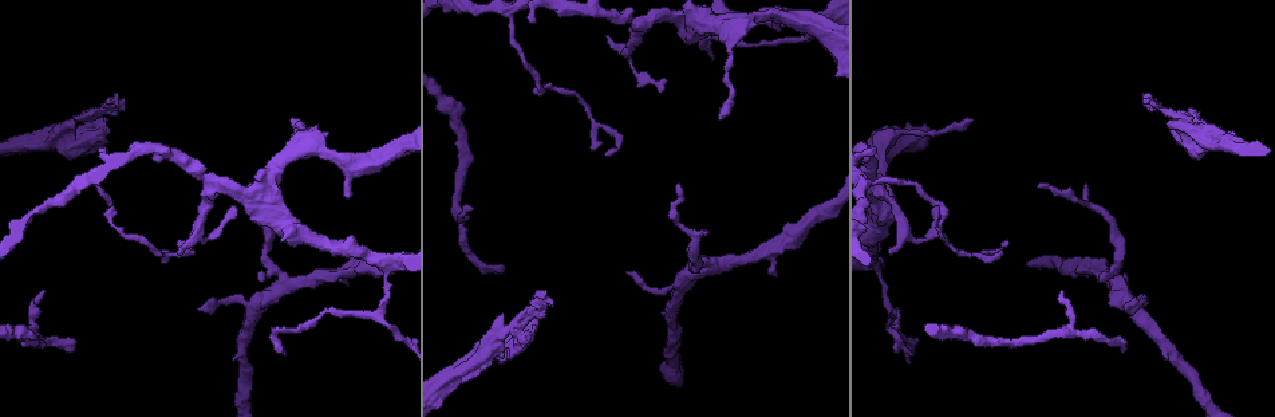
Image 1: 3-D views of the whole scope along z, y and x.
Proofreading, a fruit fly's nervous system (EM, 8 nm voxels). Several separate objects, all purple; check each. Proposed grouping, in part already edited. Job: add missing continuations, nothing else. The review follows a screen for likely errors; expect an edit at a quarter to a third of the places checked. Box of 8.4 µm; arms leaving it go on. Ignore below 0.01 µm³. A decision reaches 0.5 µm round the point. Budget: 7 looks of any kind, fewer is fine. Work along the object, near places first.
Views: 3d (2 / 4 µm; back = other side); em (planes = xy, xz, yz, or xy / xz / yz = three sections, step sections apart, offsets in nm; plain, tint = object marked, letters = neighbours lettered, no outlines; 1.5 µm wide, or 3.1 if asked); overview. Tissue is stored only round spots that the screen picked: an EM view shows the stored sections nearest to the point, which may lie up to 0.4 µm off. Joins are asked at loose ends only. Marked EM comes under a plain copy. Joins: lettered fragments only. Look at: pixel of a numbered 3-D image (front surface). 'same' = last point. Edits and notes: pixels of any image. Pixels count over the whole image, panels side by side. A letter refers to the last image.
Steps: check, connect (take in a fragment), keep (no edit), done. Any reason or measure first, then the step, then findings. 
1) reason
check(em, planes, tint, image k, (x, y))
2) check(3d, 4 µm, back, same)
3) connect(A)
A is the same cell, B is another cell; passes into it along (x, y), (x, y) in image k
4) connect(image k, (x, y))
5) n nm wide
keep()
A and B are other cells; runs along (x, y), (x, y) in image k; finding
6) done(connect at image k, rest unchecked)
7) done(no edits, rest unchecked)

thin end
check(em, xy, step 4, letters, image 1, (1063, 291))

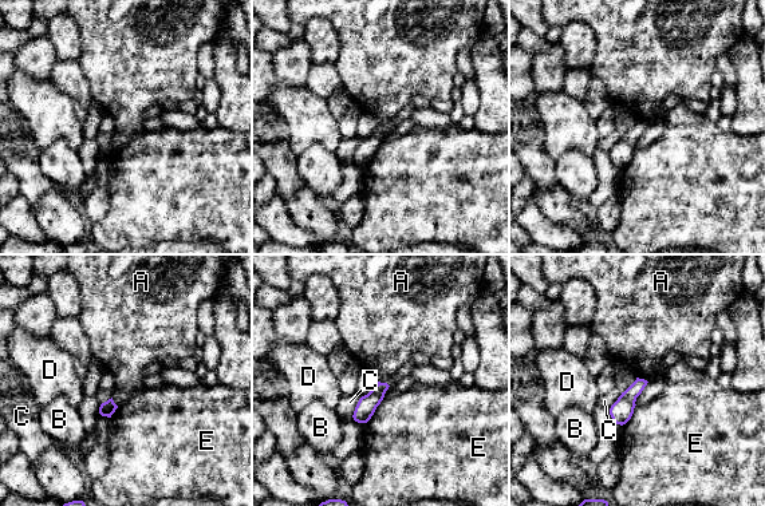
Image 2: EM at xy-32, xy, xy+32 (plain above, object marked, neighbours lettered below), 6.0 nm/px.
cut it another way
check(em, planes, letters, same)

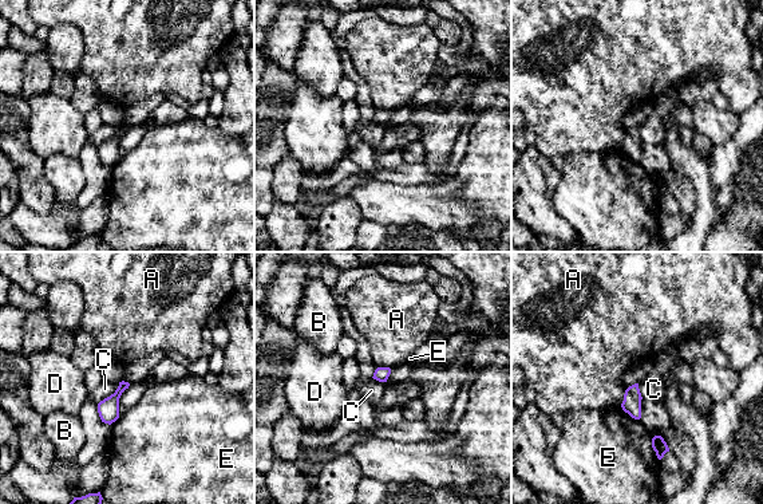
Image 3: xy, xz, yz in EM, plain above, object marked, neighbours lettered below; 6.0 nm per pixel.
keep()
A, B, C, D and E are other cells; border along (119, 384), (113, 393), (97, 404) in image 3; no lettered fragment goes on from it

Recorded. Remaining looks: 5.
free end
check(em, planes, tint, image 1, (1122, 348))

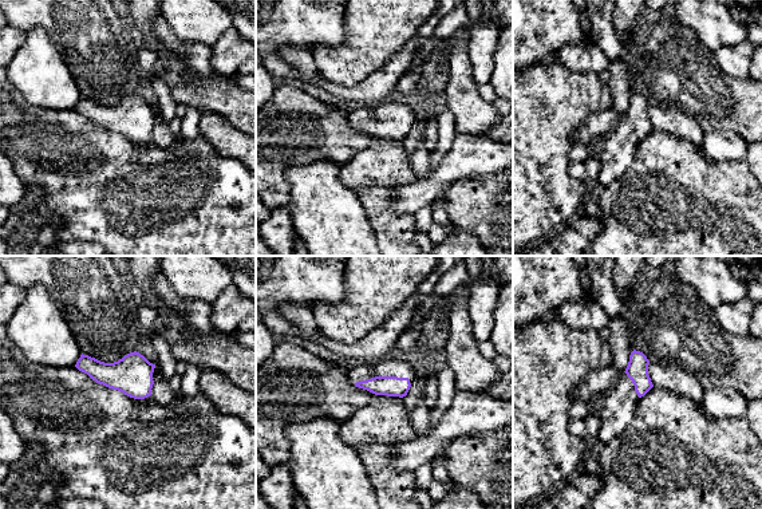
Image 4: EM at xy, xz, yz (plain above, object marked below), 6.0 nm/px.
see the neighbours
check(em, planes, letters, same)

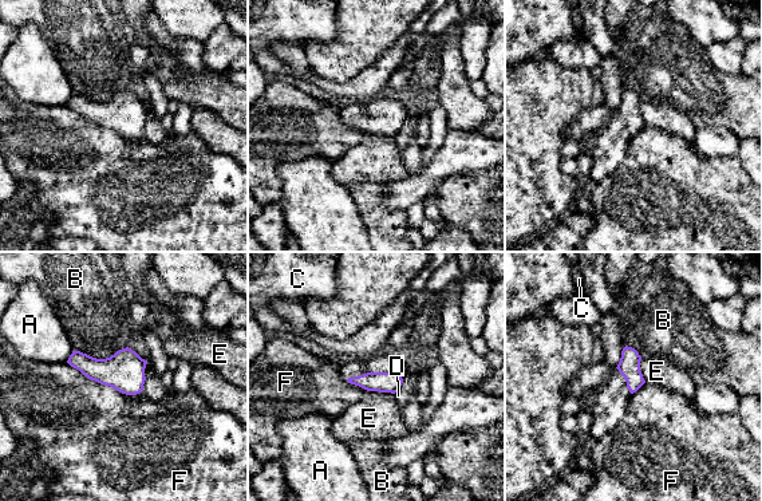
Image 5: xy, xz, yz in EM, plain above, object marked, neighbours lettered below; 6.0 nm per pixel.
keep()
A, B, C, D, E and F are other cells; border along (67, 362), (89, 378), (129, 395) in image 5; no lettered fragment goes on from it

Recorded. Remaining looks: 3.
free end
check(em, xz, step 4, letters, image 1, (284, 356))

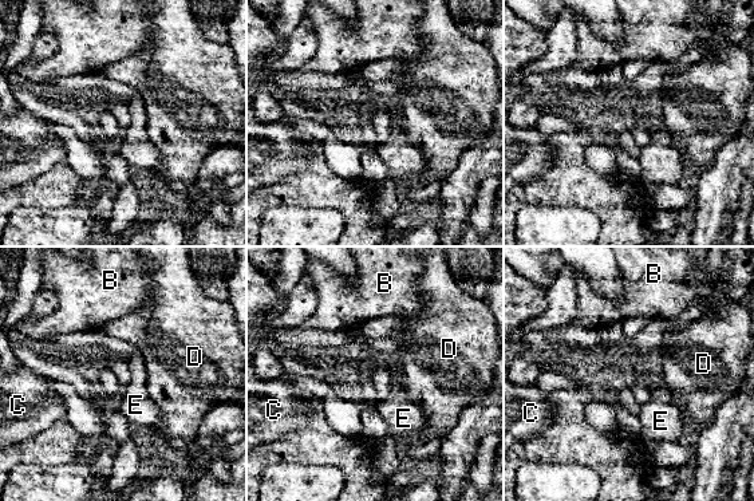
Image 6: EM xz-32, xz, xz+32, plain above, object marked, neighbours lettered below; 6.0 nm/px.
check(em, yz, step 8, letters, same)

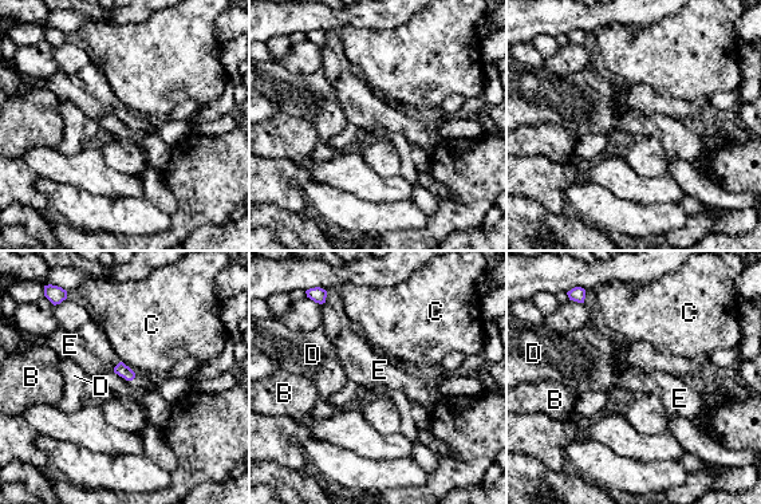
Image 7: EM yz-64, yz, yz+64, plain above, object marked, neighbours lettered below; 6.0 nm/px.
80 nm wide
keep()
B, C, D and E are other cells; border along (121, 361), (113, 370) in image 7; none of them fits

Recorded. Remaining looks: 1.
done(no edits, rest unchecked)

